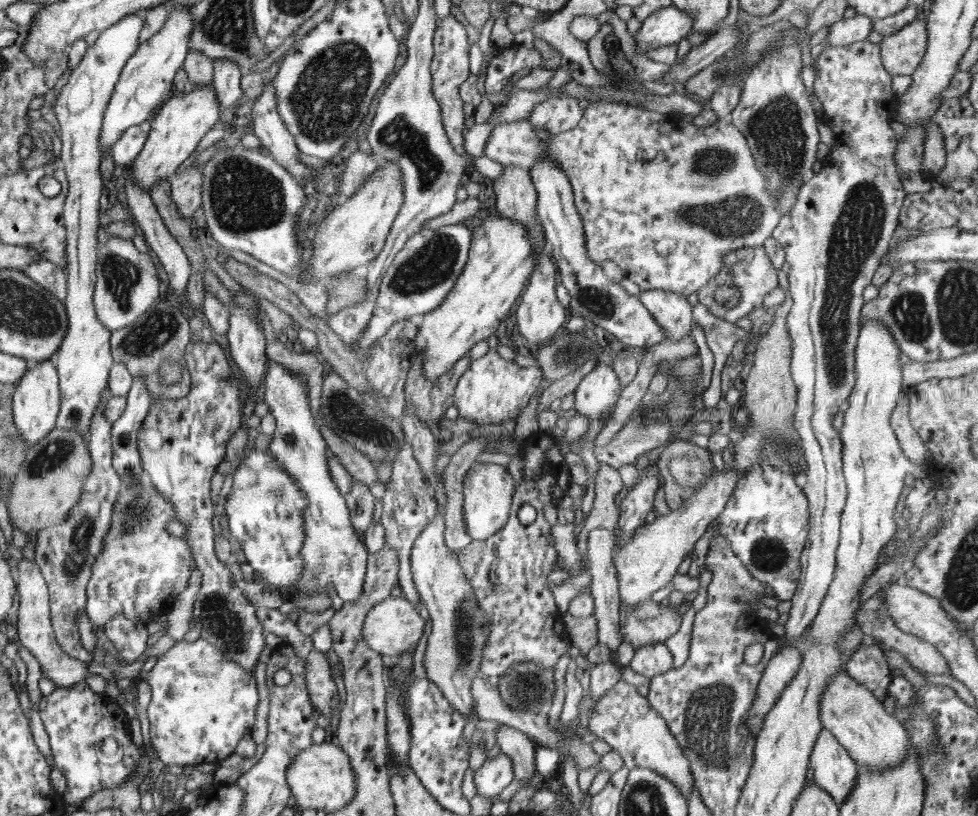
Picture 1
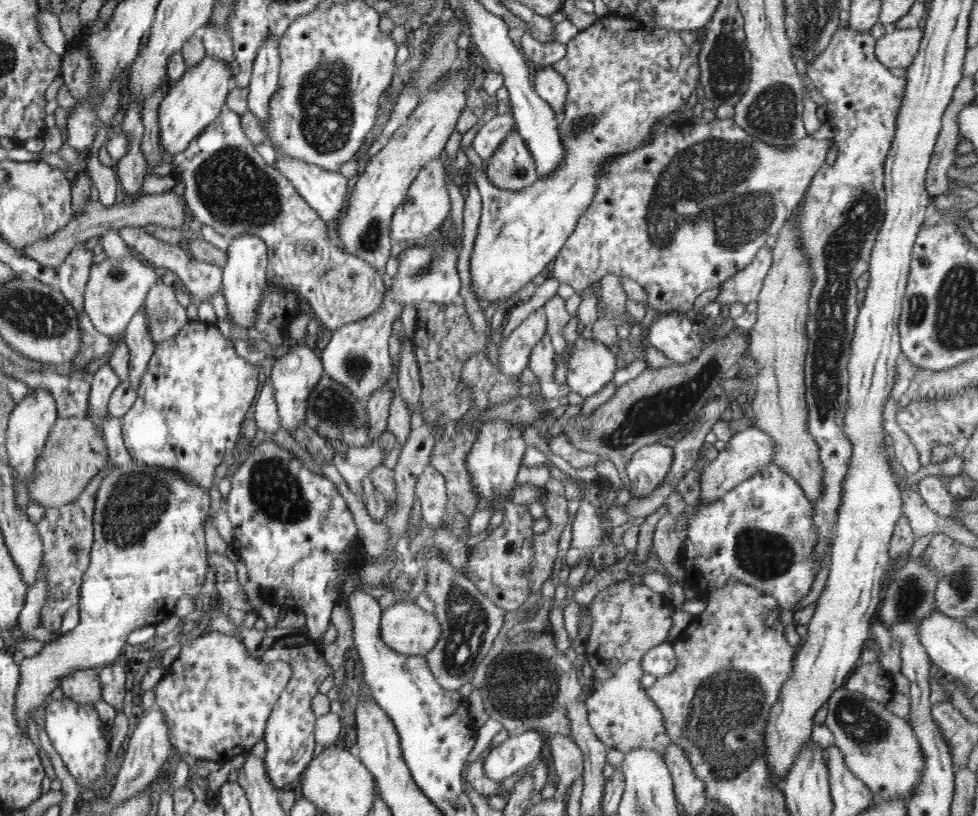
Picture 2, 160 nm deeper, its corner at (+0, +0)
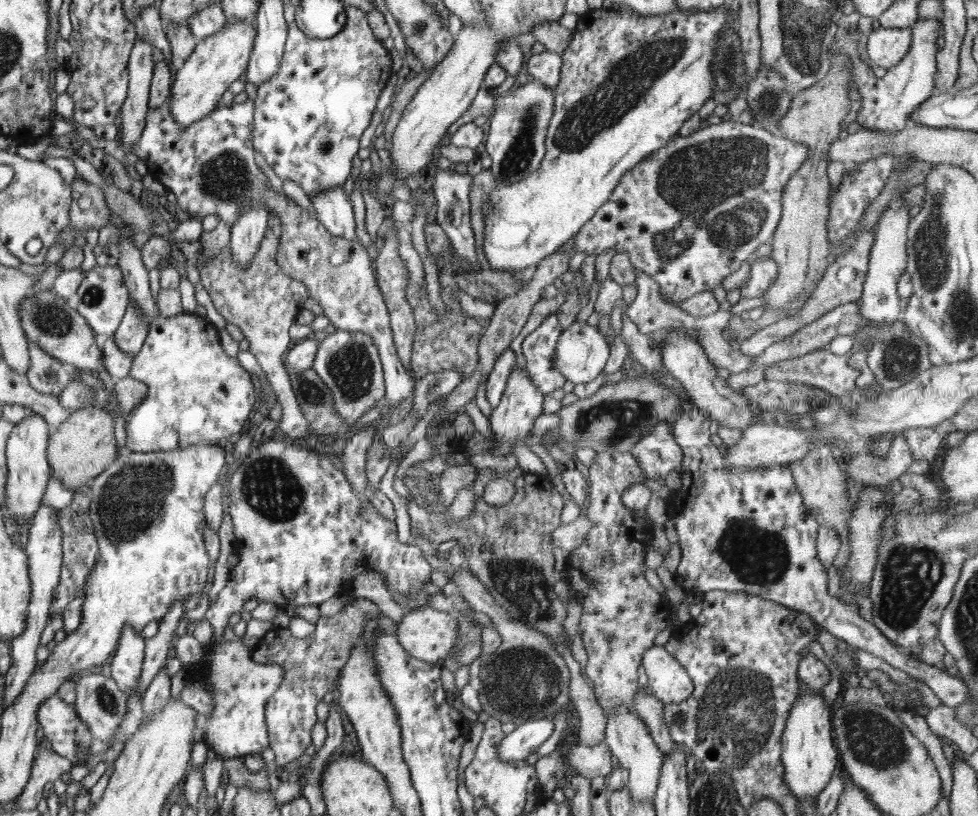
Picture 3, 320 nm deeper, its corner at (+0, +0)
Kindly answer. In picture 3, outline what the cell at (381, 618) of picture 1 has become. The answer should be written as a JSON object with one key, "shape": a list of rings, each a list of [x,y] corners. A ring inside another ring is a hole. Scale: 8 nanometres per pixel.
{"shape":[[[426,605],[416,610],[403,611],[400,618],[395,620],[398,623],[397,636],[398,642],[408,655],[430,663],[437,663],[444,660],[458,642],[459,624],[456,617],[451,613],[438,611]]]}

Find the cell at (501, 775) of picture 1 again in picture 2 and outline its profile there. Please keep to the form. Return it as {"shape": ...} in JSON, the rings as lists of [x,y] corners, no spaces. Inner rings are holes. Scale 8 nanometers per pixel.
{"shape":[[[531,728],[494,747],[483,761],[482,768],[486,776],[501,783],[530,764],[536,763],[541,755],[544,737],[545,733]]]}

